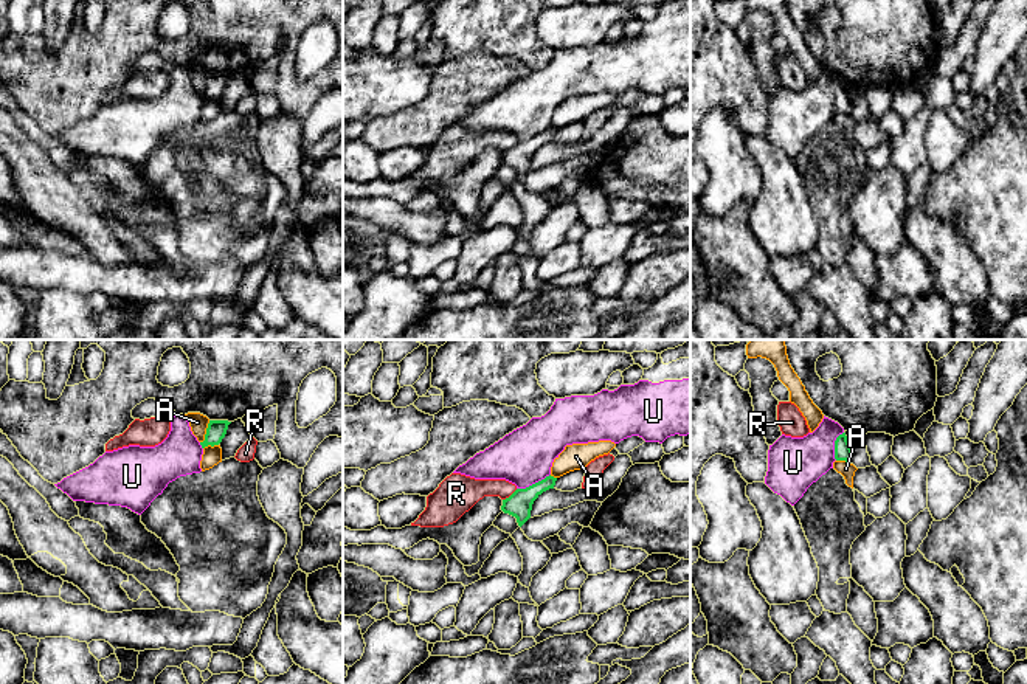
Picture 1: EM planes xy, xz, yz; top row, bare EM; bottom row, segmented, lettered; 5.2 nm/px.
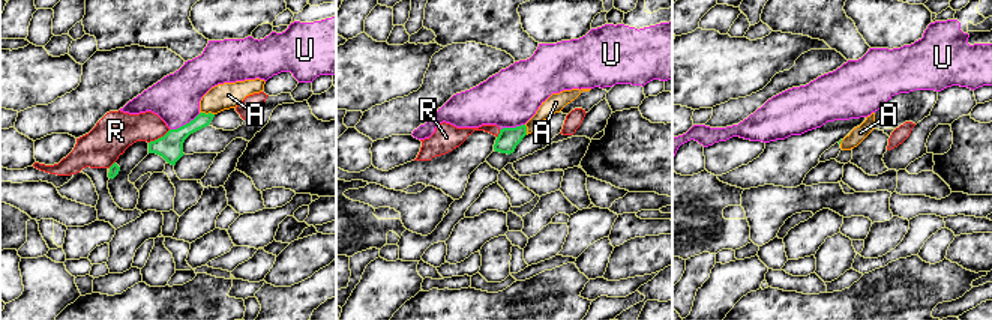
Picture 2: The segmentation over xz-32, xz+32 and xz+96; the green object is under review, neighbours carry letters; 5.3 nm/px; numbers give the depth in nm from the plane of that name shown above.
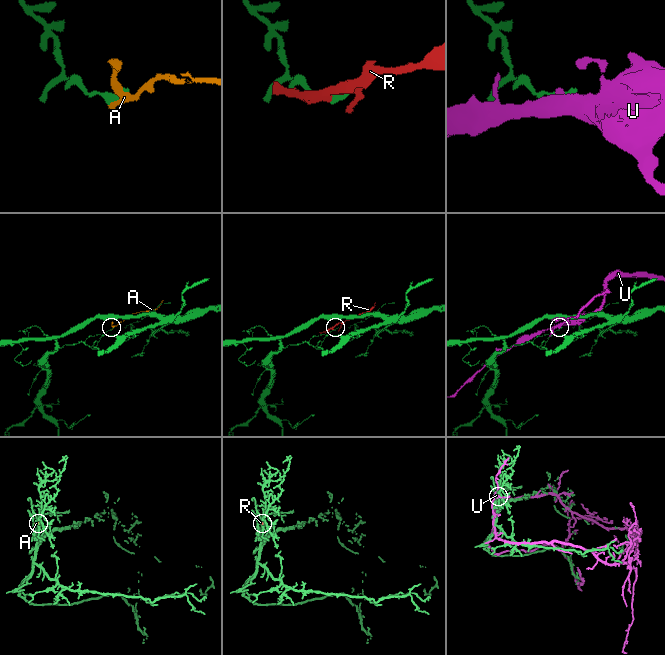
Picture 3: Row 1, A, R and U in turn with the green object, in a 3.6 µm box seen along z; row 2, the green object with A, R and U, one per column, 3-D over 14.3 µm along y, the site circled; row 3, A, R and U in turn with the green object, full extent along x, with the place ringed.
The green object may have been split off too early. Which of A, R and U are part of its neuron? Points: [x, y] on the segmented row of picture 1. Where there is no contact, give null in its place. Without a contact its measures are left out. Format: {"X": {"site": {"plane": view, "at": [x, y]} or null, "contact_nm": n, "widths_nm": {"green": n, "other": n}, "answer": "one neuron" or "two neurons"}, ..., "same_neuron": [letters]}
{"A": {"site": {"plane": "xy", "at": [207, 431]}, "contact_nm": 130, "widths_nm": {"green": 100, "other": 90}, "answer": "two neurons"}, "R": {"site": {"plane": "xz", "at": [511, 495]}, "contact_nm": 100, "widths_nm": {"green": 140, "other": 180}, "answer": "two neurons"}, "U": {"site": {"plane": "xz", "at": [532, 484]}, "contact_nm": 190, "widths_nm": {"green": 140, "other": 300}, "answer": "two neurons"}, "same_neuron": []}

